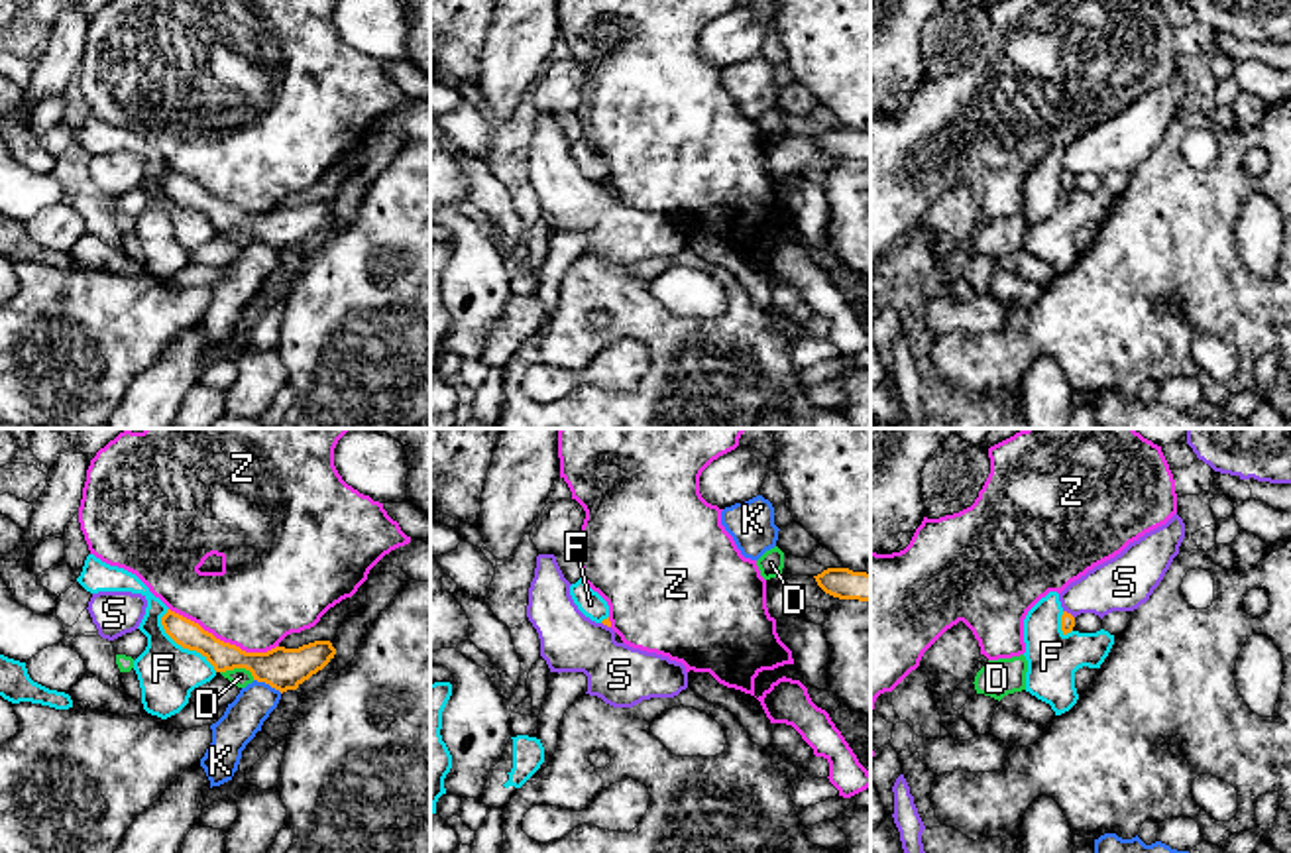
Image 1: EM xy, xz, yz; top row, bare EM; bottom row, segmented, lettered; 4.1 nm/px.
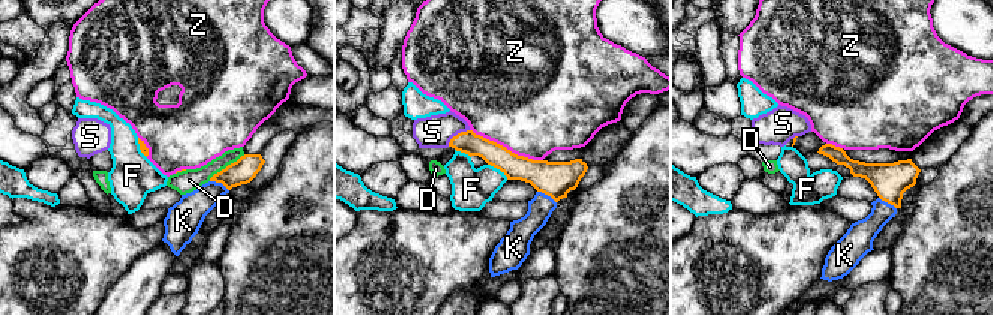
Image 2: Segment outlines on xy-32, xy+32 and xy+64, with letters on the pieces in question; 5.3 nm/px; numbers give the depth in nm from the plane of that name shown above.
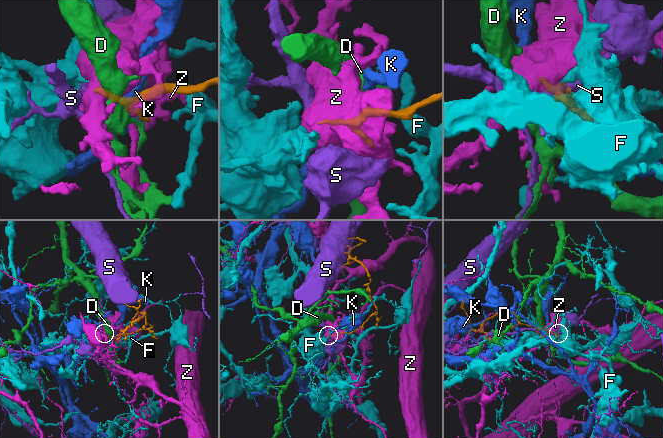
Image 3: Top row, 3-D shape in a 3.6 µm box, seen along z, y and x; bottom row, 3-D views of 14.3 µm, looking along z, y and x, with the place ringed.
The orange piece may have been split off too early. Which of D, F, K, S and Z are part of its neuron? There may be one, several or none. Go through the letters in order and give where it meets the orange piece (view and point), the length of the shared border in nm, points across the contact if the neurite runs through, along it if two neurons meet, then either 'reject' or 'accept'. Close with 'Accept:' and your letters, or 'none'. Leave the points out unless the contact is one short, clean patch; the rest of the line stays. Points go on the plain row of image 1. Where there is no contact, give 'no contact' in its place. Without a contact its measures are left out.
D: contact xy (238, 227); length 150 nm; border xy (221, 232), (246, 228), (254, 238); reject
F: contact xy (179, 203); length 340 nm; reject
K: contact xy (268, 242); length 130 nm; reject
S: contact yz (1069, 173); length 60 nm; border yz (1064, 170), (1073, 177); reject
Z: contact xy (223, 201); length 480 nm; border xy (169, 168), (246, 211), (278, 207); reject
Accept: none

